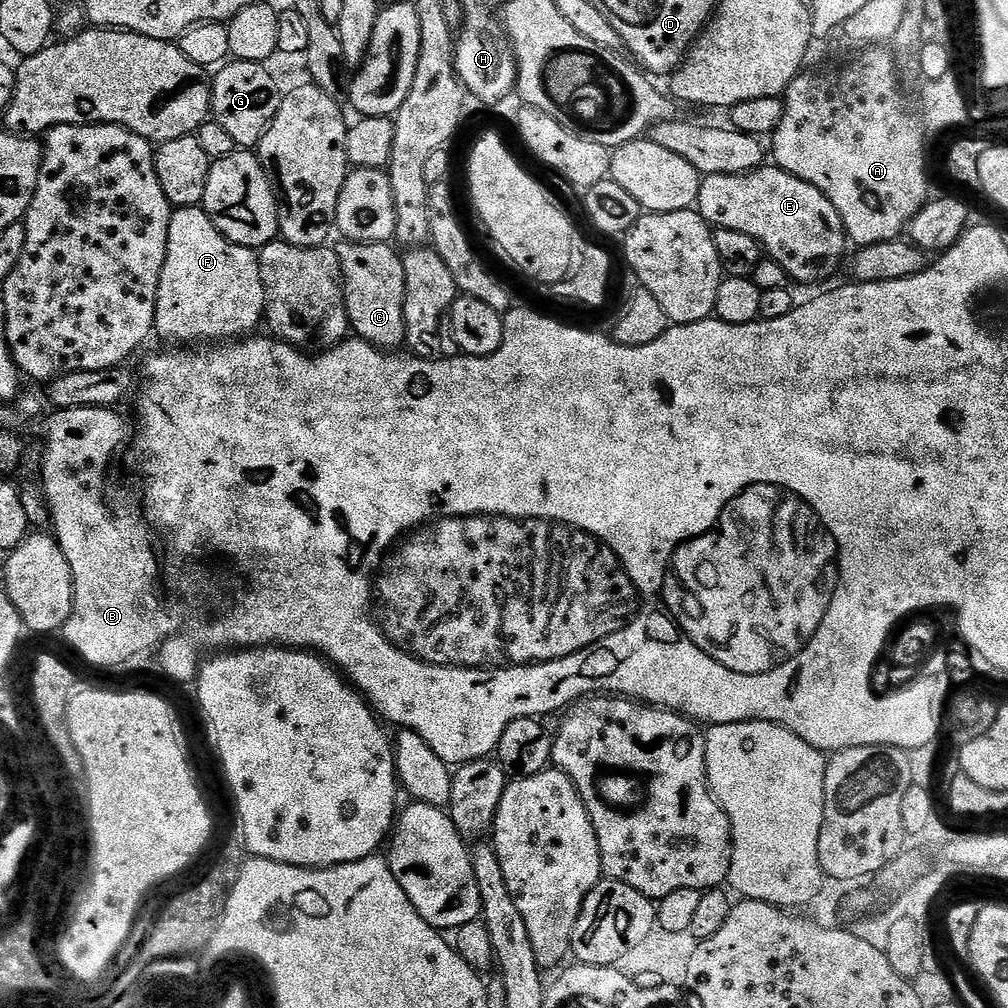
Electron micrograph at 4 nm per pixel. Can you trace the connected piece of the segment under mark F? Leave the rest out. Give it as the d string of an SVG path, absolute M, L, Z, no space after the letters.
M203 207L175 209L170 218L166 262L158 282L155 335L169 340L172 346L236 342L253 335L263 320L259 255L227 240Z

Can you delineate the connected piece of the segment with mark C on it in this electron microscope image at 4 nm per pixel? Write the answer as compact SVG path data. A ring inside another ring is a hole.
M344 242L341 245L336 248L336 253L342 262L344 297L351 331L378 349L403 349L406 338L406 274L401 253L396 253L397 249L391 243Z

